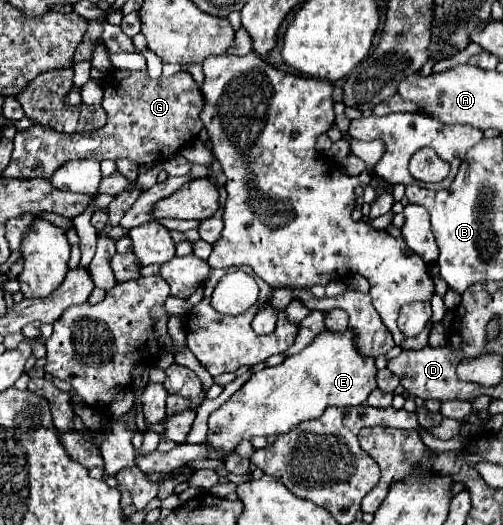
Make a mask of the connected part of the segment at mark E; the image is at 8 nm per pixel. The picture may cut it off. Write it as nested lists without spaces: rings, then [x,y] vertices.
[[[322,332],[302,352],[284,360],[276,368],[256,372],[232,398],[214,410],[208,418],[208,436],[202,444],[210,446],[210,460],[222,460],[234,452],[240,440],[254,436],[286,434],[300,422],[320,418],[328,406],[358,406],[376,388],[374,358],[362,358],[354,346],[352,334]]]

